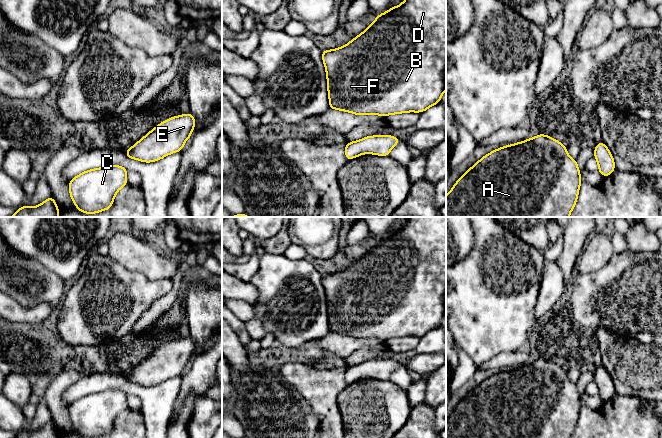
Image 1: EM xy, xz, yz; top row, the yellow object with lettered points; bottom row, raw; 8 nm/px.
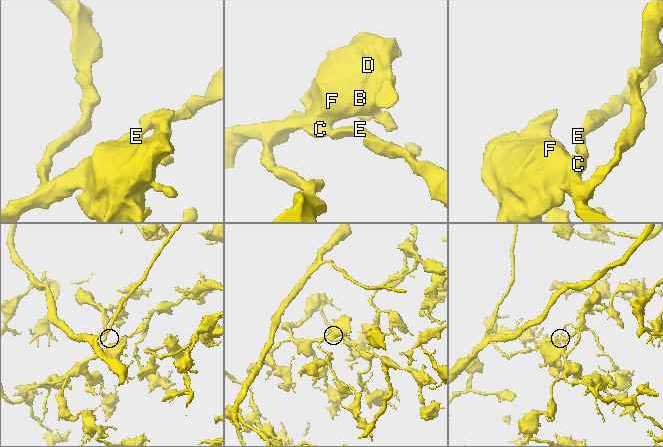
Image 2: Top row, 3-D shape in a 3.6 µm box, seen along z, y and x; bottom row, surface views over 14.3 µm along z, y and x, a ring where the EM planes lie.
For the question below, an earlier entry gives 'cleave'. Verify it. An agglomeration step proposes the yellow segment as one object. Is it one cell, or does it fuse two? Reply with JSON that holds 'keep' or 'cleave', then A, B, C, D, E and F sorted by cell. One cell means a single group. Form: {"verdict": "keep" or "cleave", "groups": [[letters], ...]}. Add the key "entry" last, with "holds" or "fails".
{"verdict": "keep", "groups": [["A", "B", "C", "D", "E", "F"]], "entry": "fails"}

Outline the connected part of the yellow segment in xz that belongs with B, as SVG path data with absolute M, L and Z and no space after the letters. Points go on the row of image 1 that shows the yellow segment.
M405 0L399 6L378 14L375 21L348 44L322 50L322 60L327 75L329 109L384 117L424 112L440 103L446 90L446 0Z

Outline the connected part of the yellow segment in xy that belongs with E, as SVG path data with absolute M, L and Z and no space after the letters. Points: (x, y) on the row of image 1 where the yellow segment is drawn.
M191 112L161 122L130 149L124 151L131 159L150 163L182 151L186 140L192 136L196 121Z

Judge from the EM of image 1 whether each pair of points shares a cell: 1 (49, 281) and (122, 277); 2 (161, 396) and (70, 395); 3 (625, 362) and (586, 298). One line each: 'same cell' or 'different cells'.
1: different cells
2: same cell
3: different cells

